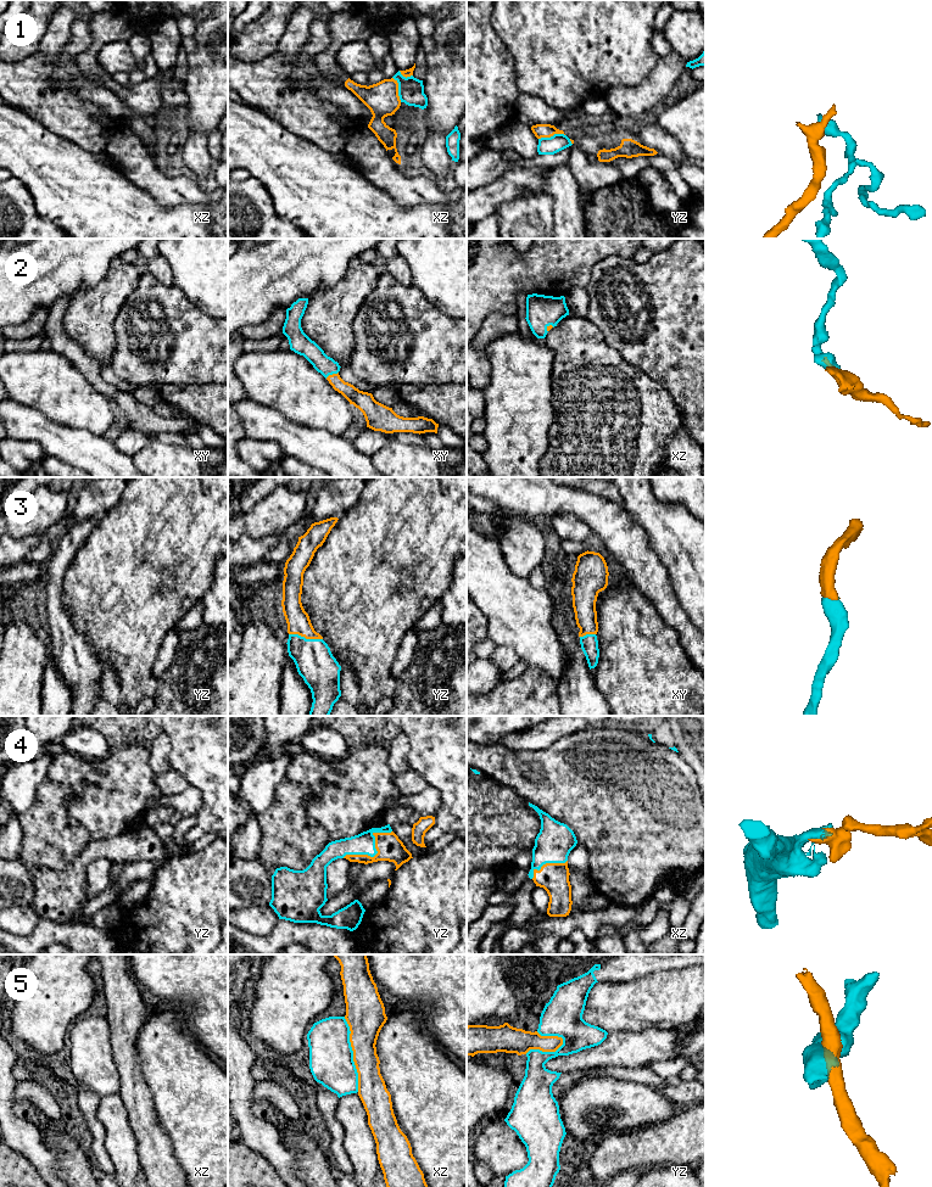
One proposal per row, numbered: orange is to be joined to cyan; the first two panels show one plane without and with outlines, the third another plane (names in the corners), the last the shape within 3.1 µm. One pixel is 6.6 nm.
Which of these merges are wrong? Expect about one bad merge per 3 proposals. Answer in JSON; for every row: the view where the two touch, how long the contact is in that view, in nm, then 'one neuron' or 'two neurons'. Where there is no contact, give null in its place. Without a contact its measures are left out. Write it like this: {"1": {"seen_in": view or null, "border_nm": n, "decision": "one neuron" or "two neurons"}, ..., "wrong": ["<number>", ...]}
{"1": {"seen_in": "yz", "border_nm": 180, "decision": "two neurons"}, "2": {"seen_in": "xy", "border_nm": 100, "decision": "one neuron"}, "3": {"seen_in": "yz", "border_nm": 220, "decision": "one neuron"}, "4": {"seen_in": "yz", "border_nm": 380, "decision": "one neuron"}, "5": {"seen_in": "xz", "border_nm": 500, "decision": "two neurons"}, "wrong": ["1", "5"]}

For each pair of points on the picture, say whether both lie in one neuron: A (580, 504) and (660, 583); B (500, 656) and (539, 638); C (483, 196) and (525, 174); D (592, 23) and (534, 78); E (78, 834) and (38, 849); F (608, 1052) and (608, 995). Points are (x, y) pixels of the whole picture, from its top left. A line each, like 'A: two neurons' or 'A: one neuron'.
A: one neuron
B: two neurons
C: one neuron
D: one neuron
E: one neuron
F: two neurons

